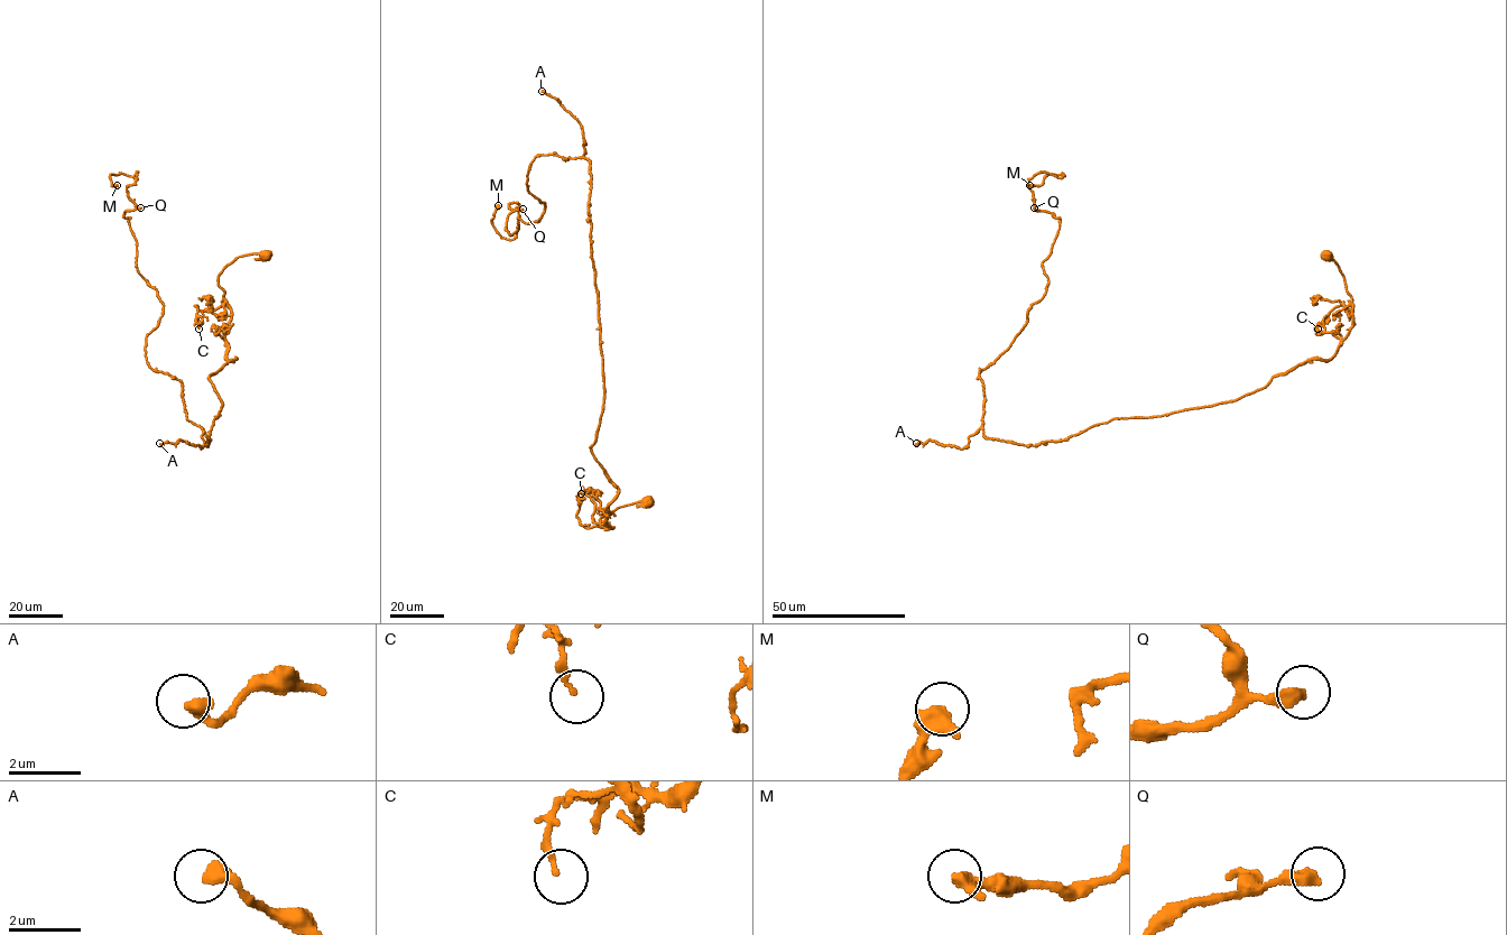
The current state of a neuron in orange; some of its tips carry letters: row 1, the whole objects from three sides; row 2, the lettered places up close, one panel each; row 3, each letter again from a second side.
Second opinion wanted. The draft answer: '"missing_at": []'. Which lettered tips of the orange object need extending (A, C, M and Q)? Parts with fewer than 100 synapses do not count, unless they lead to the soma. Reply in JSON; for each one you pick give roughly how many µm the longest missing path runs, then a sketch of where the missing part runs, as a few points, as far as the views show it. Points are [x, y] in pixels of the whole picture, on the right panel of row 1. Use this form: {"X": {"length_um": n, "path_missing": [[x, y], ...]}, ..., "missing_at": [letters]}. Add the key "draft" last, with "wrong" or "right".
{"A": {"length_um": 110, "path_missing": [[916, 443], [902, 445], [909, 427], [936, 420], [967, 451], [962, 463], [940, 465], [957, 456], [974, 470]]}, "missing_at": ["A"], "draft": "wrong"}

